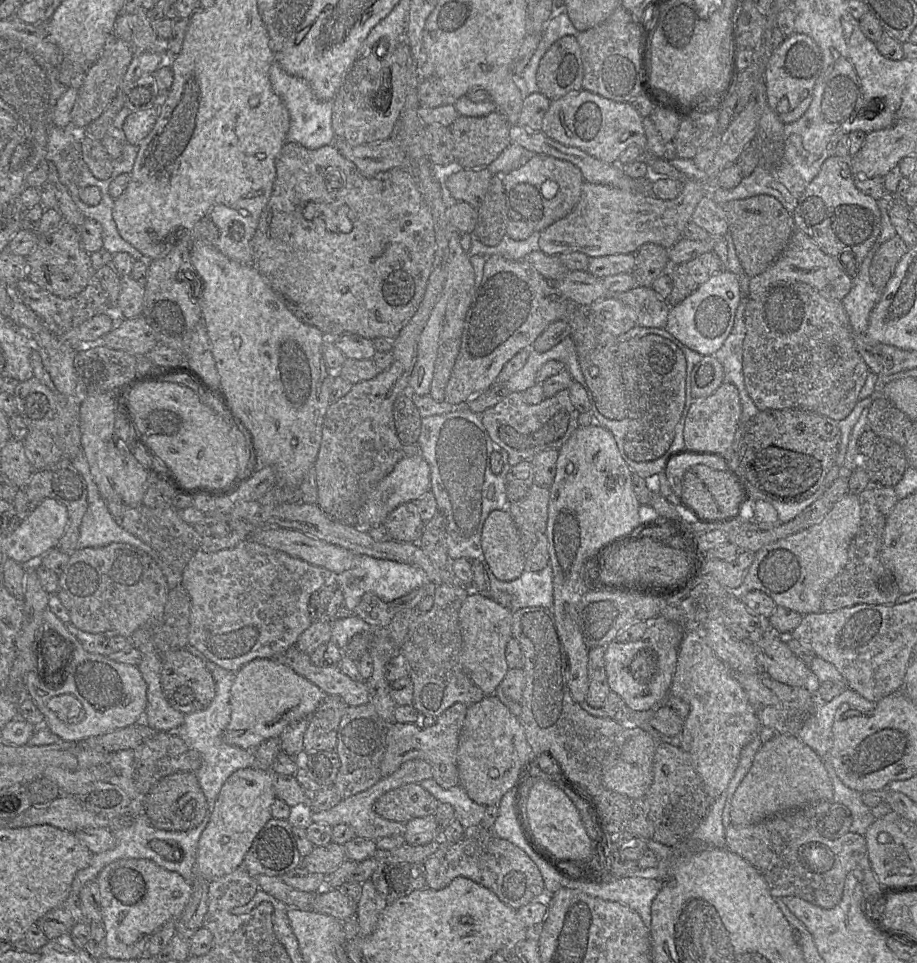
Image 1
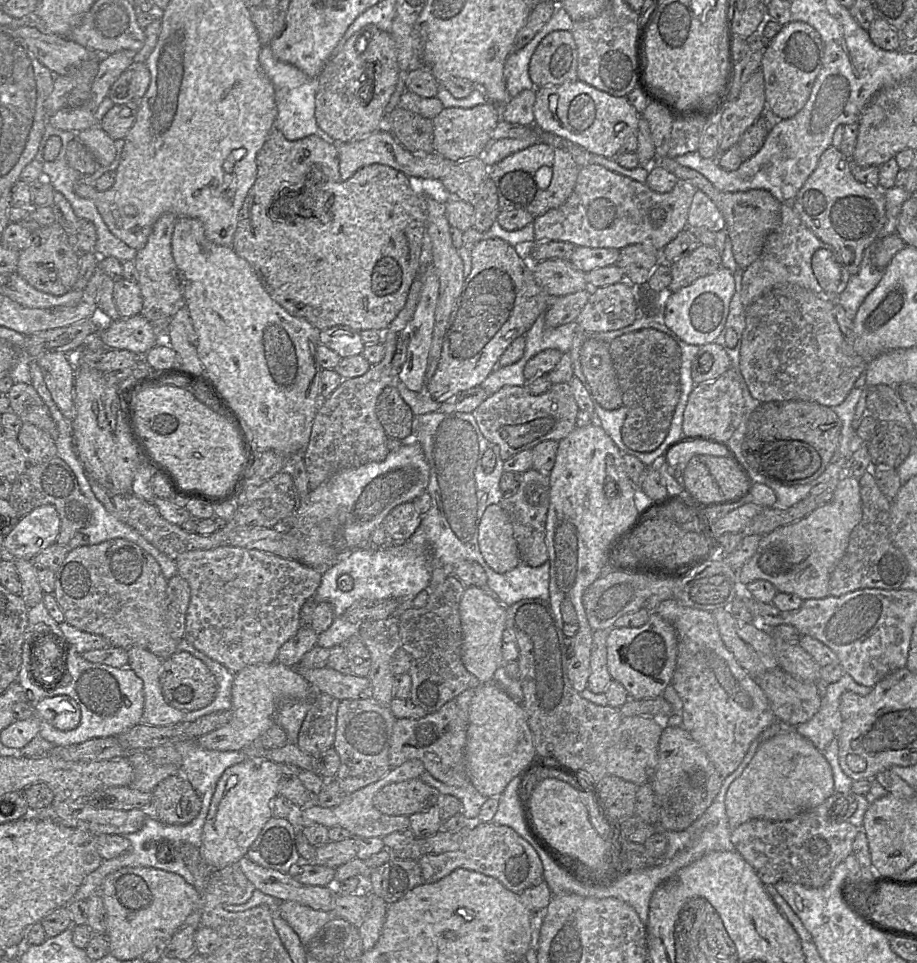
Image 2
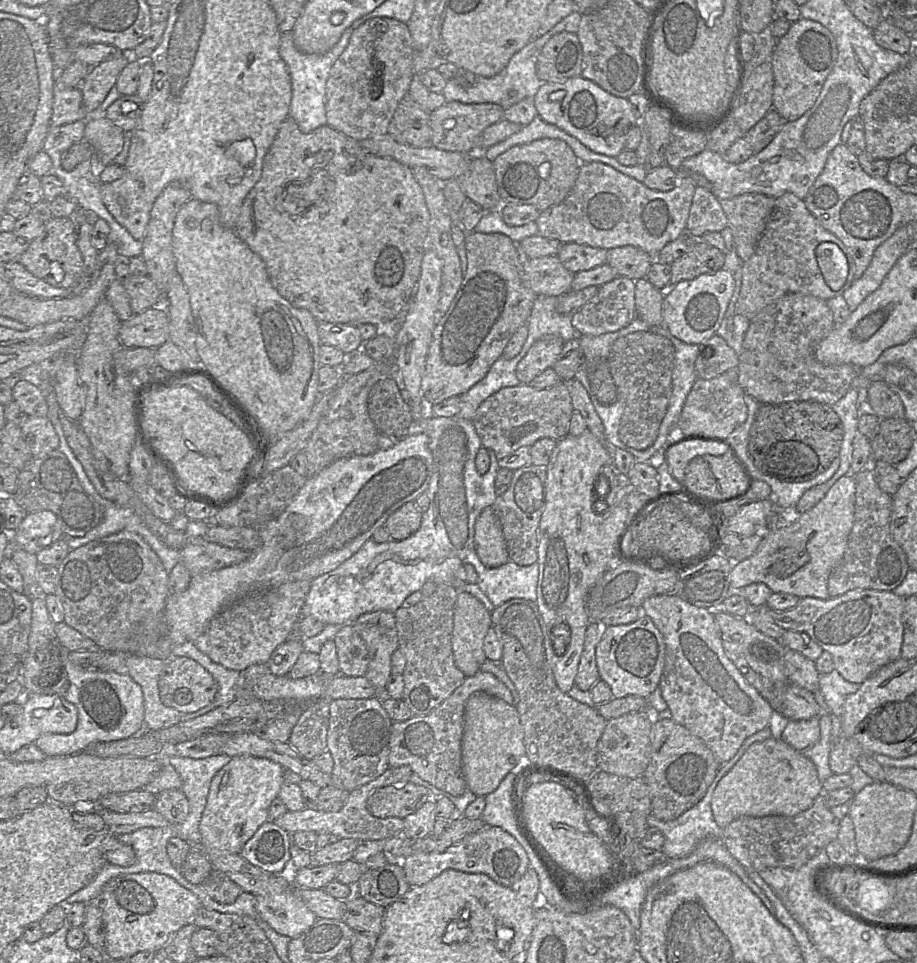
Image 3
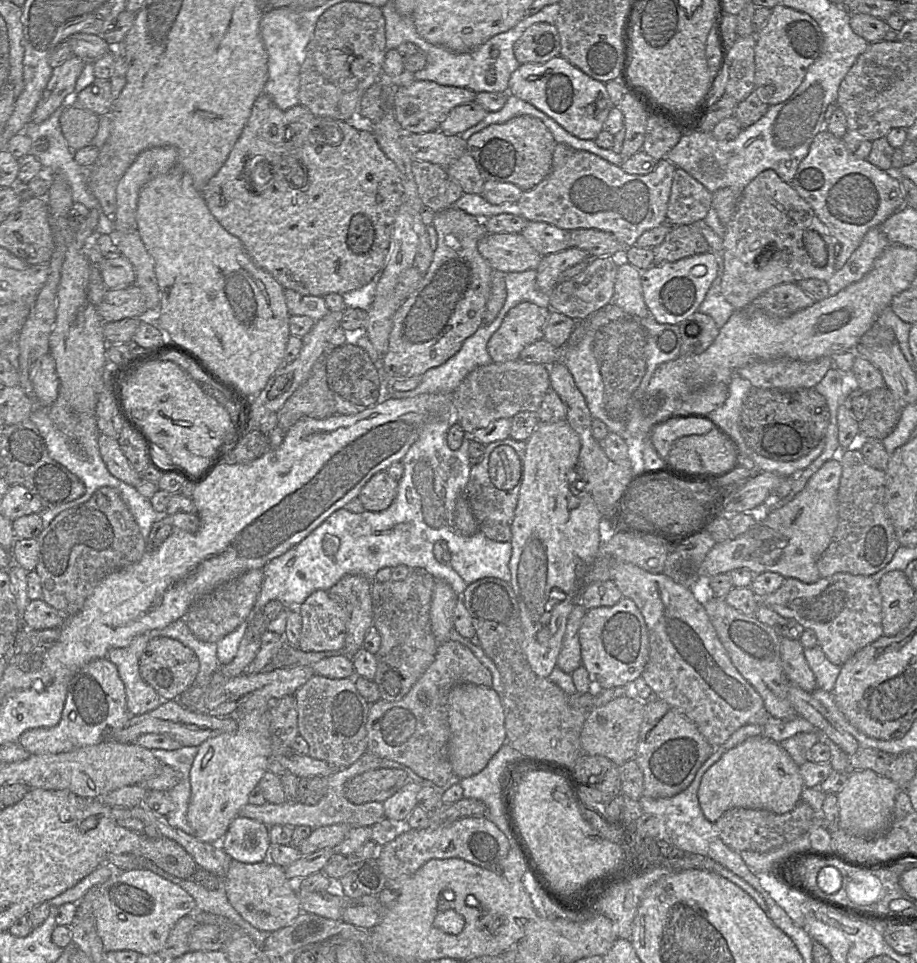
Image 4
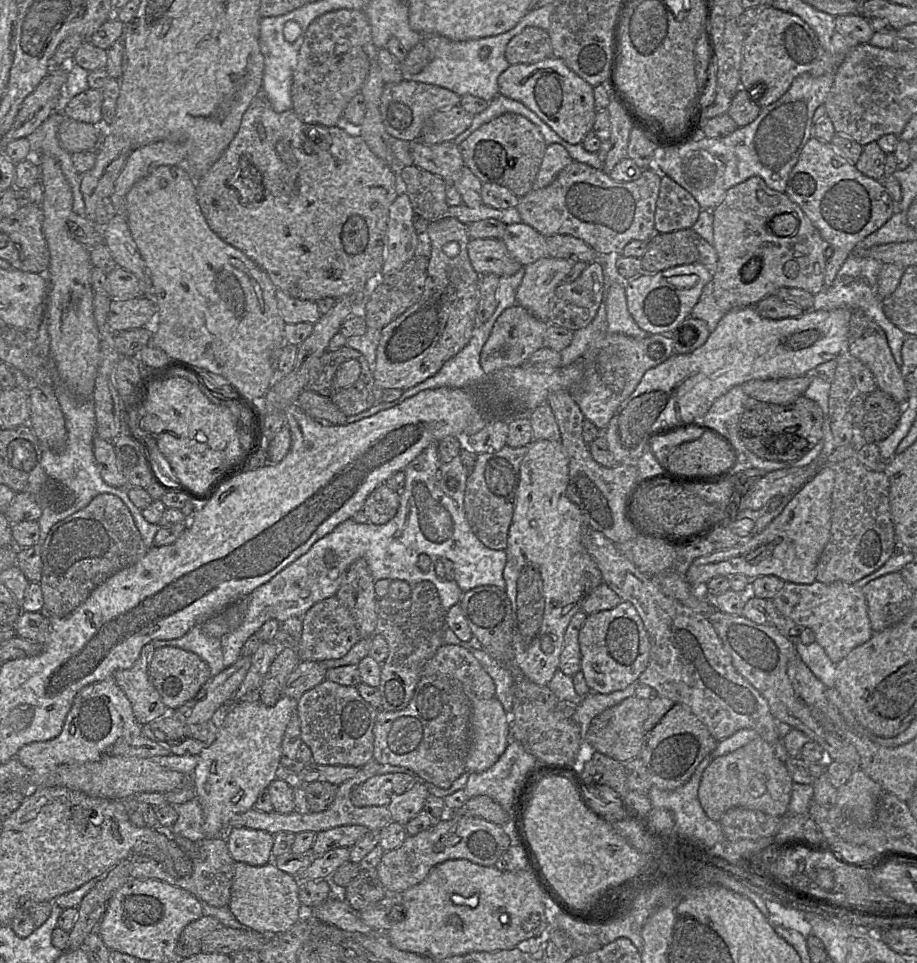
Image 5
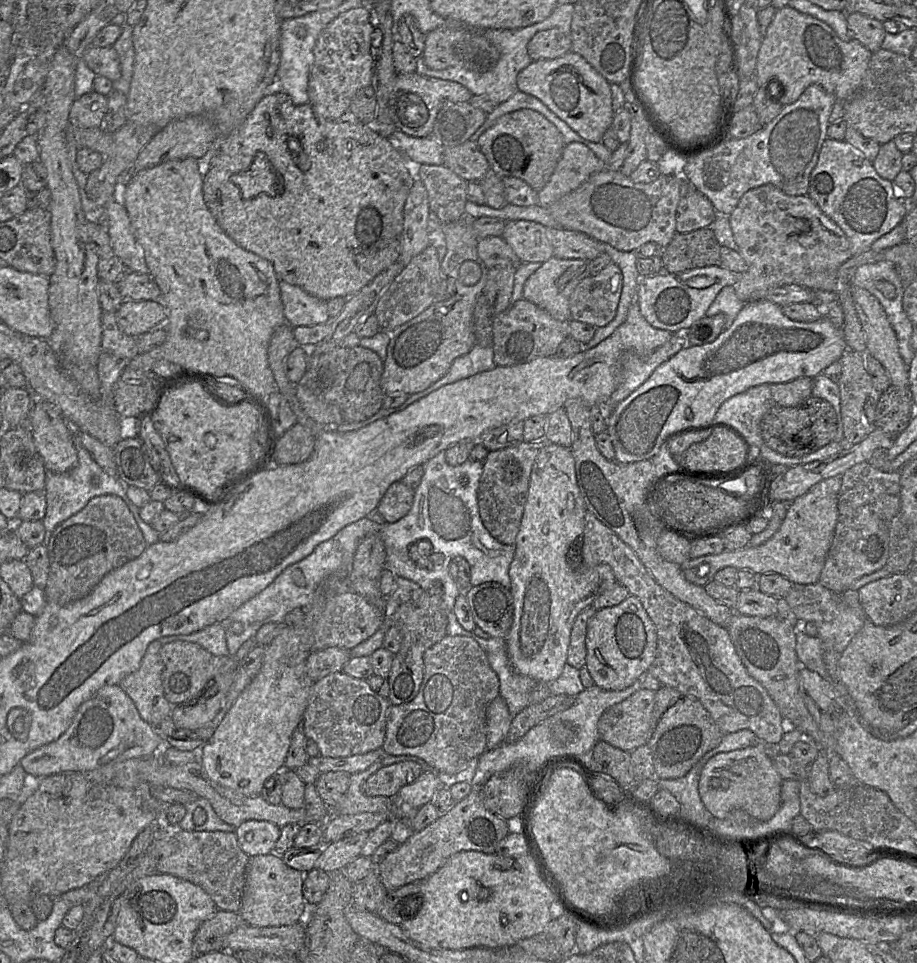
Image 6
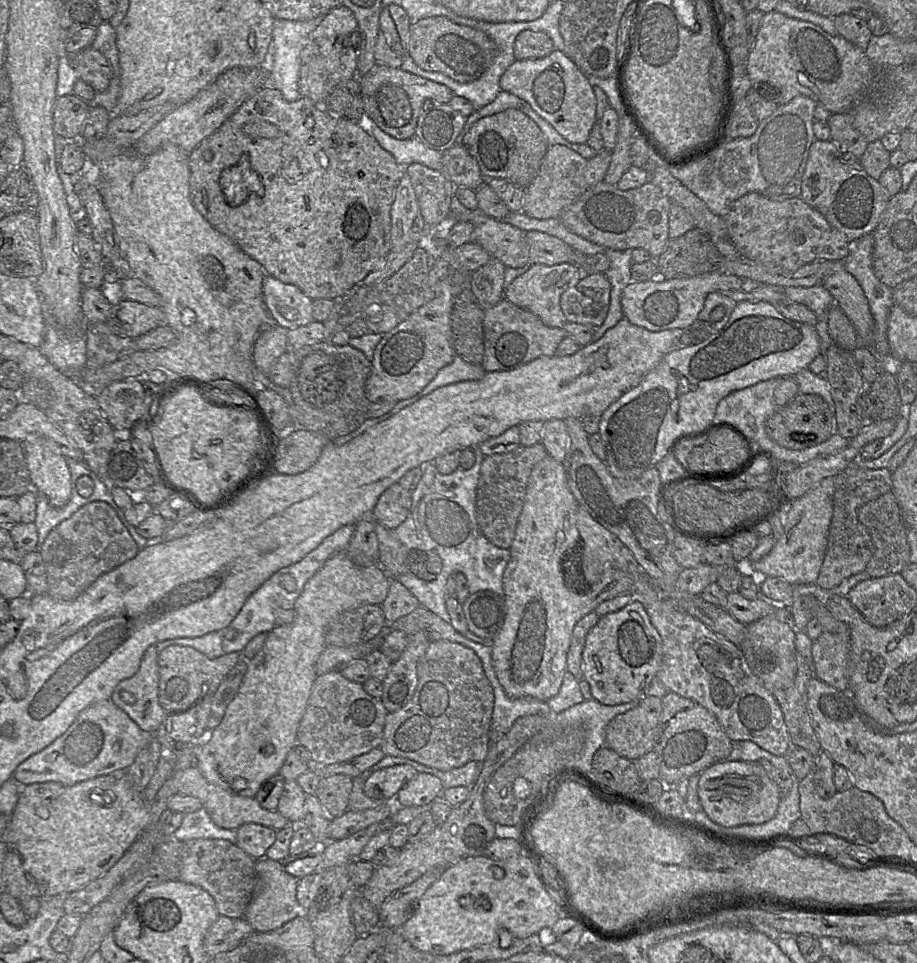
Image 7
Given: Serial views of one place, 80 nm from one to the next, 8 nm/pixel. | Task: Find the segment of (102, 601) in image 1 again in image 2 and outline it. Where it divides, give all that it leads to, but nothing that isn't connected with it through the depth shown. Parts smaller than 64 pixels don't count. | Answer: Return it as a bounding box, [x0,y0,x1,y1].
[53,538,190,660]

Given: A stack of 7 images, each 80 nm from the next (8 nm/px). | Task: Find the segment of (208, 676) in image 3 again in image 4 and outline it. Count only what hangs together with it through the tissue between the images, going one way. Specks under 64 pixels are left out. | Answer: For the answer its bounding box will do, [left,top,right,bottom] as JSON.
[140,636,200,701]

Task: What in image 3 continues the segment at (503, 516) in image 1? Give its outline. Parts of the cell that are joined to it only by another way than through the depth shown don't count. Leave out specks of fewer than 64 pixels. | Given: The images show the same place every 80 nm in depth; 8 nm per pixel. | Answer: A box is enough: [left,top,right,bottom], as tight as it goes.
[474,507,509,568]

